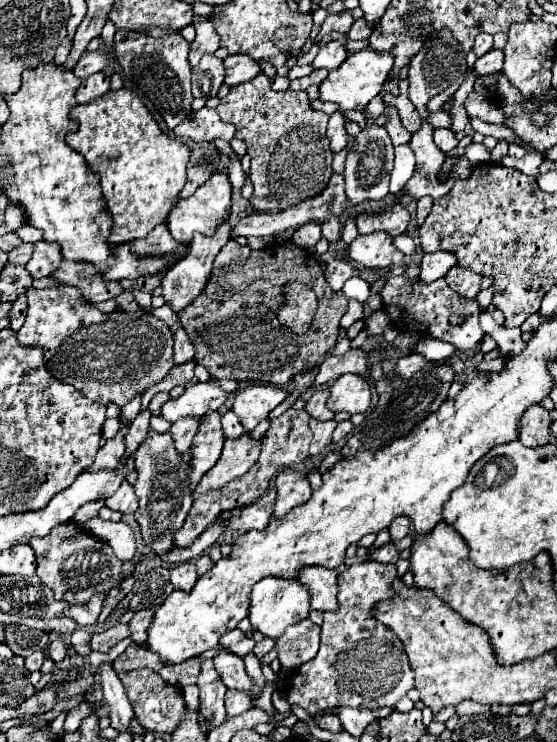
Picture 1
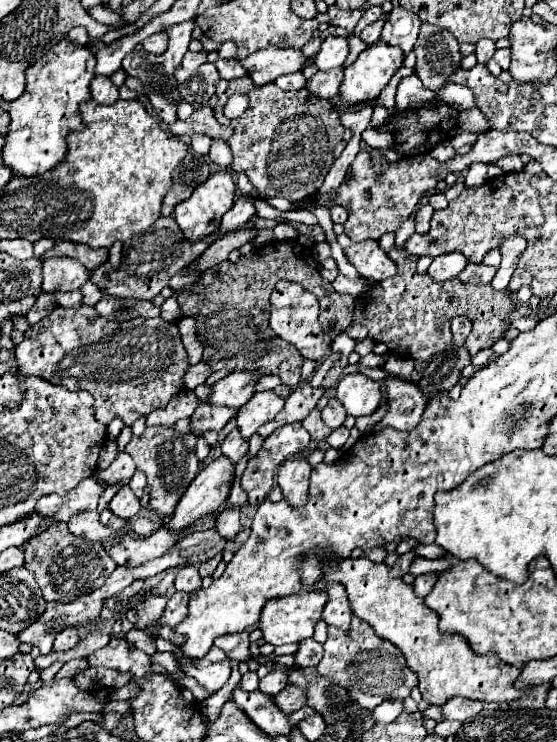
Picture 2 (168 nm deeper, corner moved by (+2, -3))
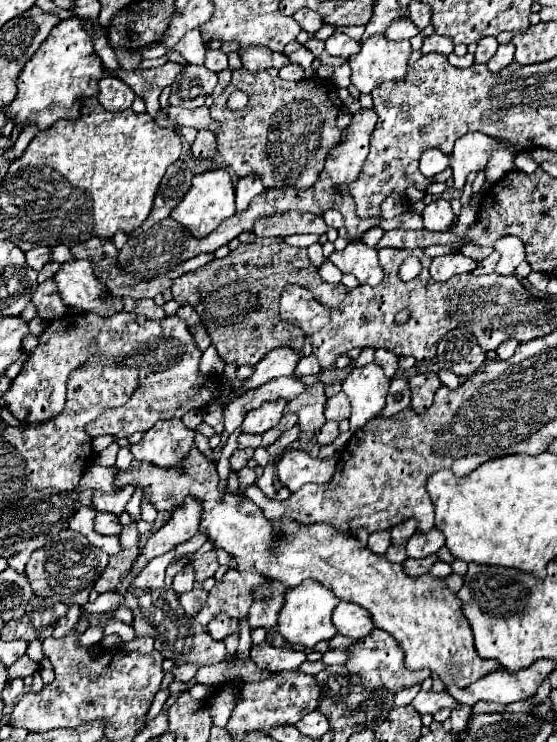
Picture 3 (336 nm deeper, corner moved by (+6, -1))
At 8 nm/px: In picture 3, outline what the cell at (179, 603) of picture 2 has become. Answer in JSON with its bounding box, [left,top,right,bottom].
[179,589,207,615]

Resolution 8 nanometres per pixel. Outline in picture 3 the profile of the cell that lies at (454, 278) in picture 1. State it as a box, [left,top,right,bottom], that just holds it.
[473,251,499,275]

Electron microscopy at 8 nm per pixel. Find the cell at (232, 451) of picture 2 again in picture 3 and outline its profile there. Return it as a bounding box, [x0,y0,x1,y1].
[231,449,255,471]

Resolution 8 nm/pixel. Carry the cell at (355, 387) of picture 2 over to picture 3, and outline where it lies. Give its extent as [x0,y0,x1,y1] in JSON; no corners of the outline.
[343,363,391,431]

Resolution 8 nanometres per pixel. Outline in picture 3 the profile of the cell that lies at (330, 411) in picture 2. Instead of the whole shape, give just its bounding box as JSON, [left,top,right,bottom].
[325,391,351,421]

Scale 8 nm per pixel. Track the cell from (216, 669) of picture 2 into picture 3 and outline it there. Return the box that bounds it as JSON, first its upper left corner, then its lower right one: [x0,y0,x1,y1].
[83,553,225,665]

